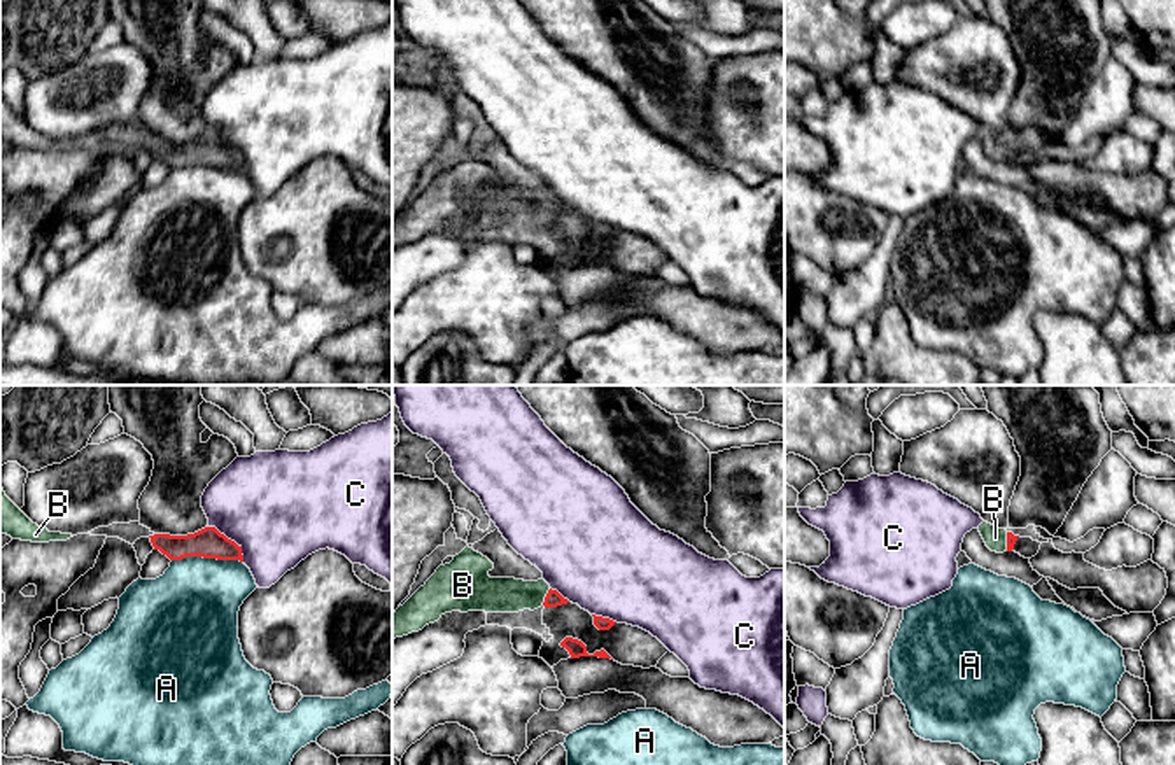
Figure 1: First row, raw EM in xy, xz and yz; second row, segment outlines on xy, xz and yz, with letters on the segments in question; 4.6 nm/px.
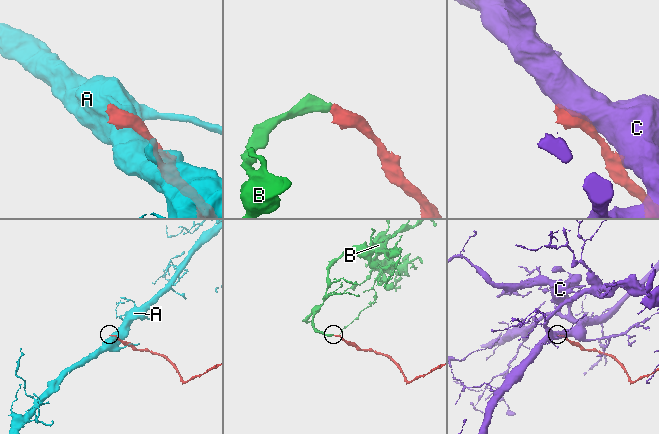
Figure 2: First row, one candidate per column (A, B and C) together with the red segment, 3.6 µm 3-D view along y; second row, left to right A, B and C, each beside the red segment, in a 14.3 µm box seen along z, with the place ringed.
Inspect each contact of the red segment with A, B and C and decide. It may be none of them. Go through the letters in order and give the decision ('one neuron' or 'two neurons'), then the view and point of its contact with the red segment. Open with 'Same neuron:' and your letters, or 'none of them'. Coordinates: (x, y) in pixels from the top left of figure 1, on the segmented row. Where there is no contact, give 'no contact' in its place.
Same neuron: B
A: two neurons; meets red in xy at (207, 557)
B: one neuron; meets red in xz at (545, 597)
C: two neurons; meets red in xy at (230, 540)

